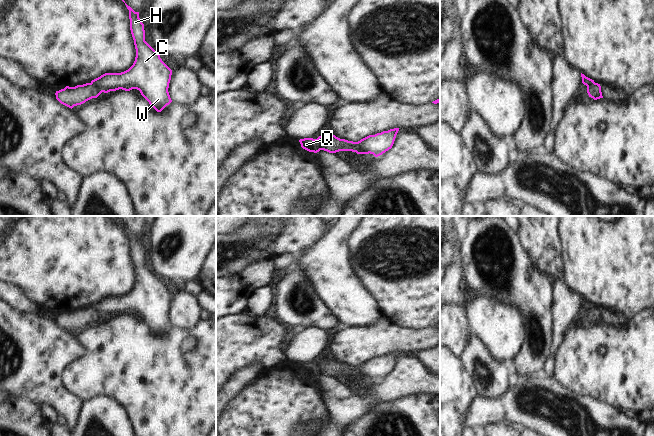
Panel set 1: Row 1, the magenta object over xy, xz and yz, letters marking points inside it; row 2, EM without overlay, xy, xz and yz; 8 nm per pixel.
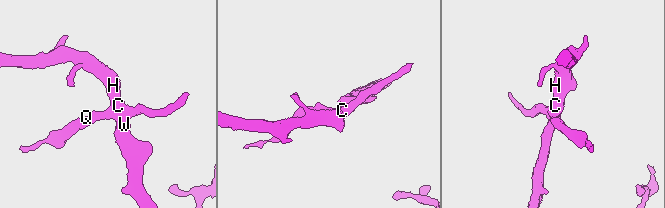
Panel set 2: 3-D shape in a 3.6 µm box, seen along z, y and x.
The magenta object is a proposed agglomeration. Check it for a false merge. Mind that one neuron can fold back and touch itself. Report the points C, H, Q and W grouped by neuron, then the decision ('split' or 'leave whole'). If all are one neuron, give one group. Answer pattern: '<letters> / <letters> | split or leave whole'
C H W / Q | split

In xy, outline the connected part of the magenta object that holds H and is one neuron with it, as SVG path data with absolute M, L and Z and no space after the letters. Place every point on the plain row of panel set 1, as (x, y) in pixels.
M125 229L129 234L130 254L136 273L135 285L128 294L105 297L91 307L104 317L137 313L157 336L161 336L172 326L168 316L172 294L145 265L144 248L139 242L139 236Z

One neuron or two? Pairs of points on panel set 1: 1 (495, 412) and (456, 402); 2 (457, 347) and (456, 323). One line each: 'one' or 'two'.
1: two
2: one

